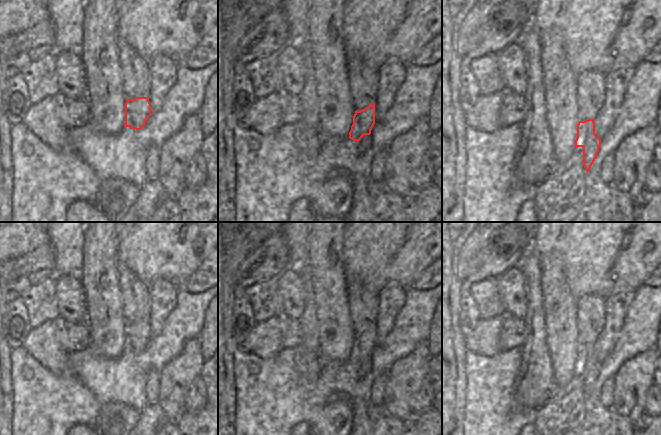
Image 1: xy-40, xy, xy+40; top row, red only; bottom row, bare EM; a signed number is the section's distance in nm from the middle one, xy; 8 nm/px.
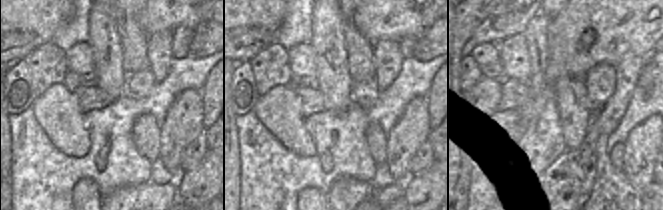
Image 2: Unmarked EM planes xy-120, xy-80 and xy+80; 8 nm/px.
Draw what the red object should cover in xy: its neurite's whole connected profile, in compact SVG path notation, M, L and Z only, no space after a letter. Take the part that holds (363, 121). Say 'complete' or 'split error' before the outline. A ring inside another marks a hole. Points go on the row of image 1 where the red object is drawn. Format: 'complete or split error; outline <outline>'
complete; outline M375 103L368 107L355 111L353 124L349 132L349 138L354 141L360 141L364 135L370 135L375 124Z

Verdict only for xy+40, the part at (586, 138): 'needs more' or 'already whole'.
needs more

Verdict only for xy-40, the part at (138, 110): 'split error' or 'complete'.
complete

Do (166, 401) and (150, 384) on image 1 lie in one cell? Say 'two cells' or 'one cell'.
two cells

